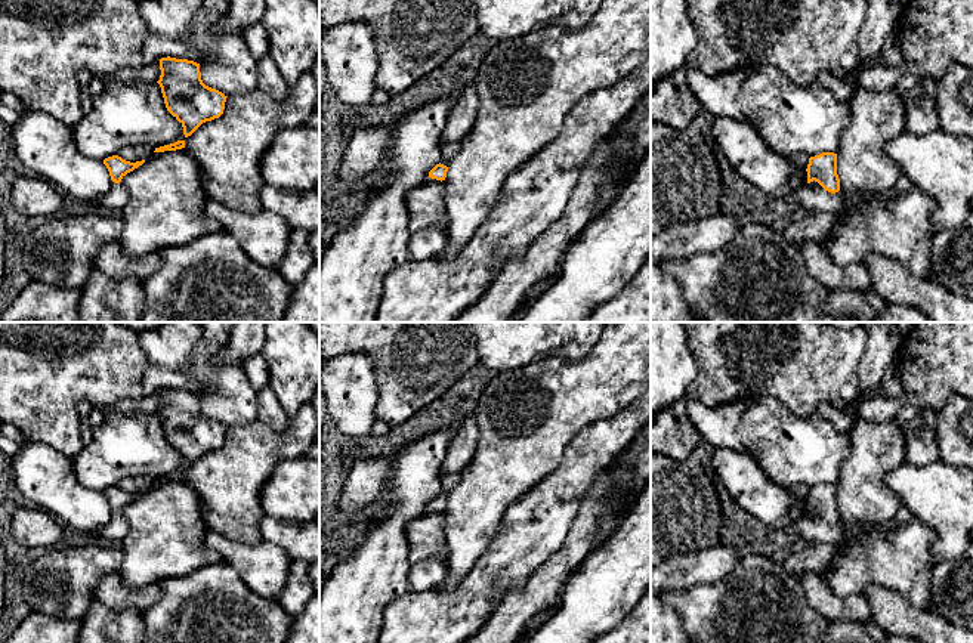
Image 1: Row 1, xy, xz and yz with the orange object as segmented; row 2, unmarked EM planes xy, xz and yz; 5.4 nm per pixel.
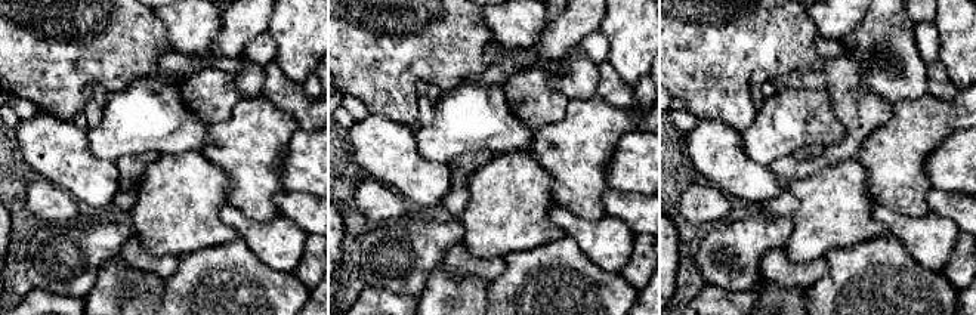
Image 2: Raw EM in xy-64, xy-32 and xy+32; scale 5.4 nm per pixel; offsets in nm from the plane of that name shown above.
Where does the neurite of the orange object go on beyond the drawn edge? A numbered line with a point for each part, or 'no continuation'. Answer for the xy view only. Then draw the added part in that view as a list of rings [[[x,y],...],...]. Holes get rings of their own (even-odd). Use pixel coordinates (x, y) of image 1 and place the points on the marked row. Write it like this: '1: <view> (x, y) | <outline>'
1: xy (114, 200) | [[[111,180],[109,189],[95,203],[96,210],[104,213],[120,213],[129,201],[129,192],[123,182],[115,183]]]

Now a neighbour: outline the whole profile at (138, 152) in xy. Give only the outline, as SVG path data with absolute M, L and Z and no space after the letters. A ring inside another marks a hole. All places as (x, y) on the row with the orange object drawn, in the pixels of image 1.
M148 145L127 146L121 149L117 155L126 161L136 163L148 160L154 154L155 148Z

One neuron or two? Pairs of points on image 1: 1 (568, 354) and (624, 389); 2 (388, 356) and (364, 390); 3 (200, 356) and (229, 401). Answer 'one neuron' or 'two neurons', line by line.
1: two neurons
2: two neurons
3: one neuron

